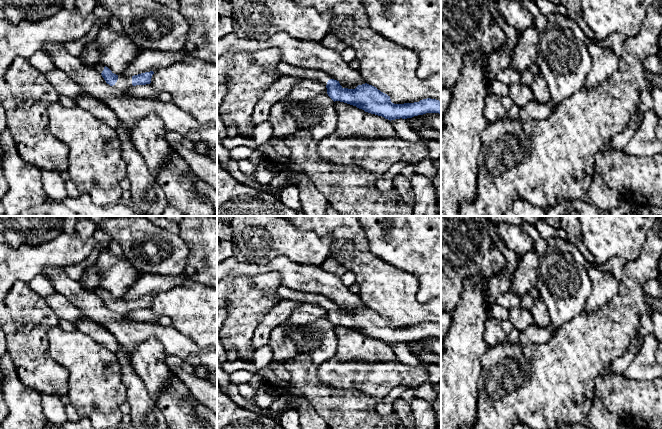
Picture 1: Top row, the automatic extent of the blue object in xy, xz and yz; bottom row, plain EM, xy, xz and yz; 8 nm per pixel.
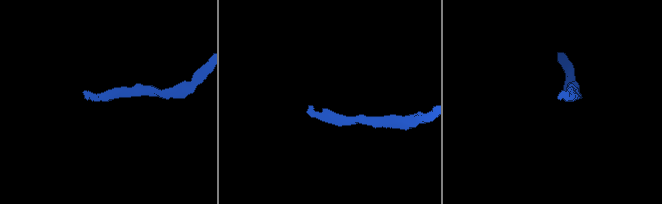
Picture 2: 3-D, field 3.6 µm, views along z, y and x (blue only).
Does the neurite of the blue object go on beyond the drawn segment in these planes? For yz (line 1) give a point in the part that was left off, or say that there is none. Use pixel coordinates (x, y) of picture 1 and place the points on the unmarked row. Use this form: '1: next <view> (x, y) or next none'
1: next none

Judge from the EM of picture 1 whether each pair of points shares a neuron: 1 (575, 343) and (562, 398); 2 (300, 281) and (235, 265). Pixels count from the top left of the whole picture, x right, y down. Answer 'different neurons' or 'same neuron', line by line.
1: same neuron
2: same neuron

